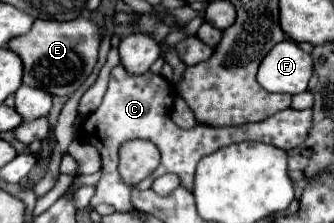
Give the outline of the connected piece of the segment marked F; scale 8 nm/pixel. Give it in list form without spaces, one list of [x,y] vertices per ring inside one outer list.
[[[282,41],[272,47],[258,69],[258,83],[270,93],[302,93],[286,89],[308,89],[312,75],[312,57],[298,43]]]

